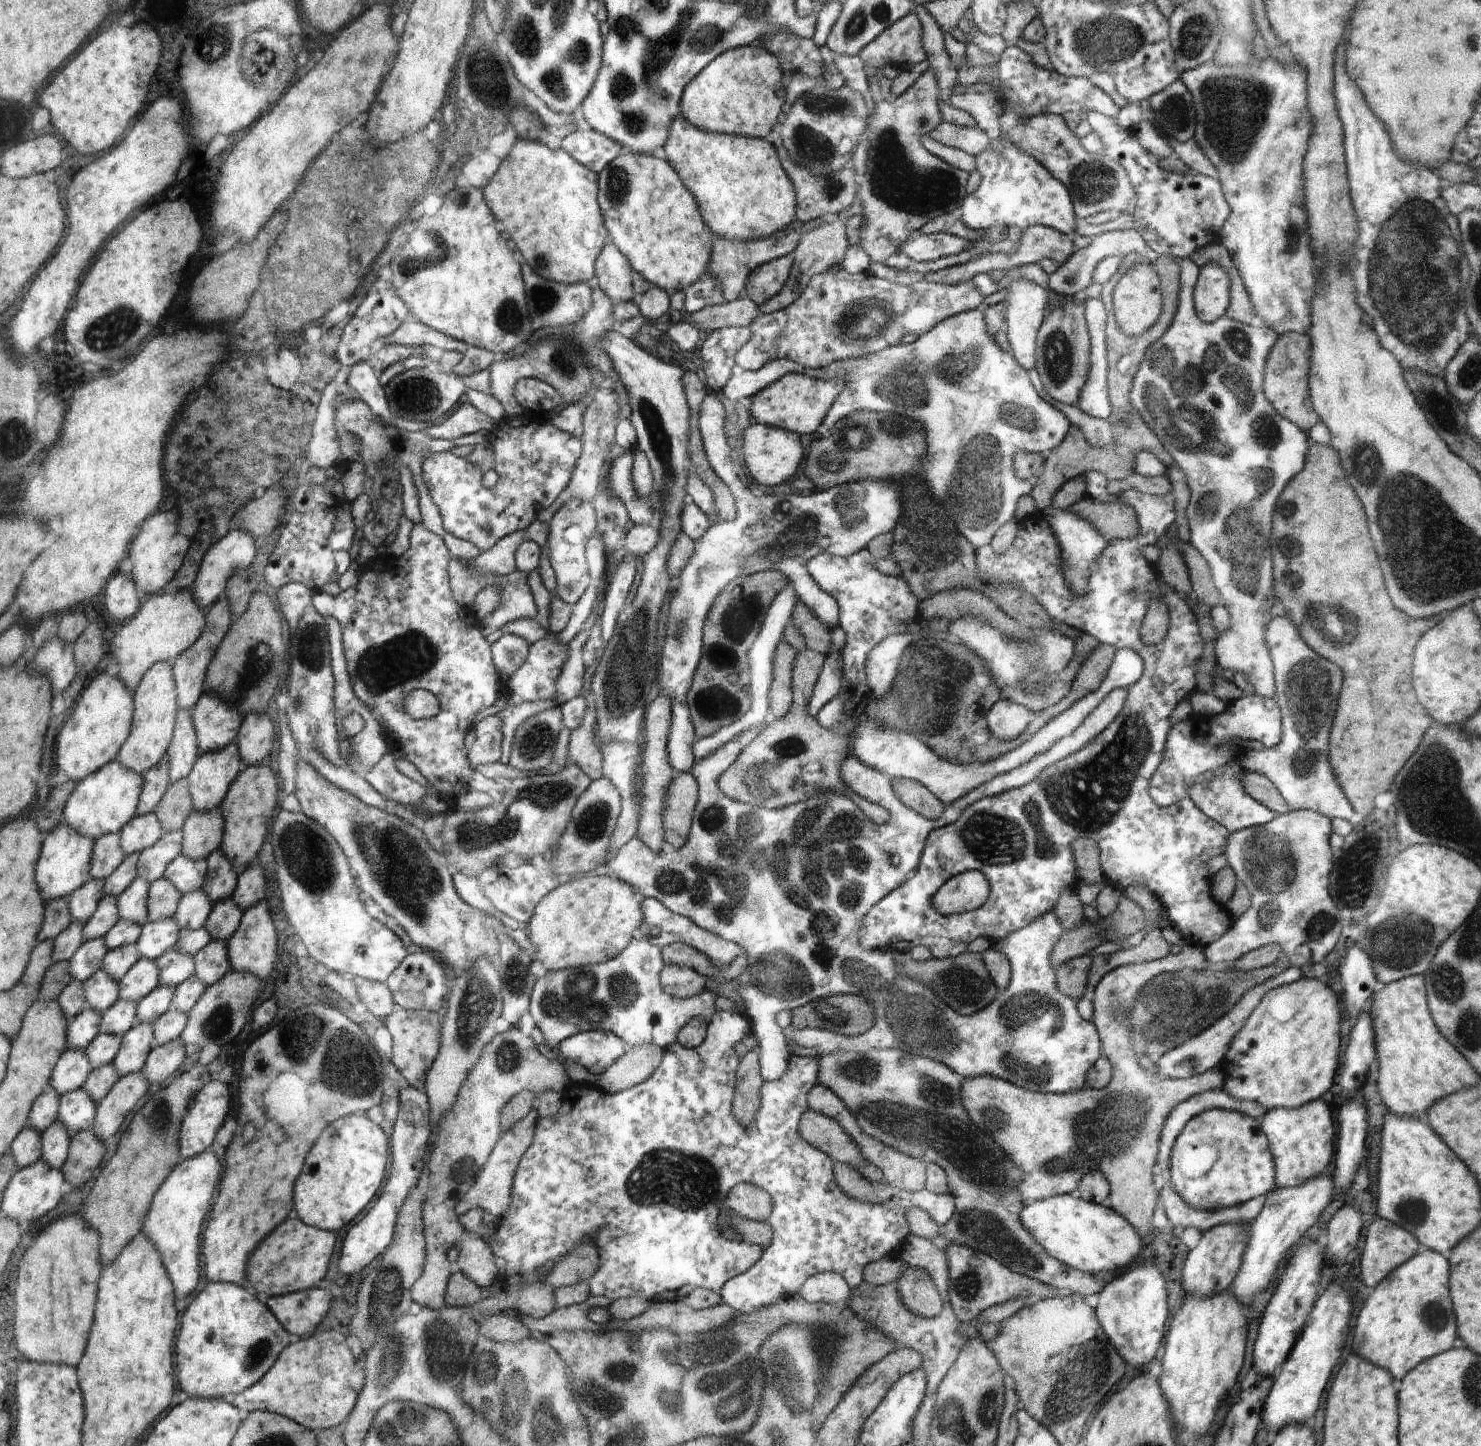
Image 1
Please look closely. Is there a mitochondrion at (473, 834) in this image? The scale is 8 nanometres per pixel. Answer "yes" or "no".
yes

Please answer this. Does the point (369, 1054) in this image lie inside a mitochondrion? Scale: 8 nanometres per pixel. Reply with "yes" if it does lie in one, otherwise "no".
yes

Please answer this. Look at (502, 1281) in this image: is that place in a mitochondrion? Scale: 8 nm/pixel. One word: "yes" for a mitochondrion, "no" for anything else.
no

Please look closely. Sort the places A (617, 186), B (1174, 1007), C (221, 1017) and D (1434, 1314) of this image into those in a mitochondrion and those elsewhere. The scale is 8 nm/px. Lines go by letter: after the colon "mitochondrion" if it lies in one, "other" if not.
A: mitochondrion
B: mitochondrion
C: mitochondrion
D: mitochondrion

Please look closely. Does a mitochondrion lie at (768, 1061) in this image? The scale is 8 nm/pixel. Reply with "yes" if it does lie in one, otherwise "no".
no

